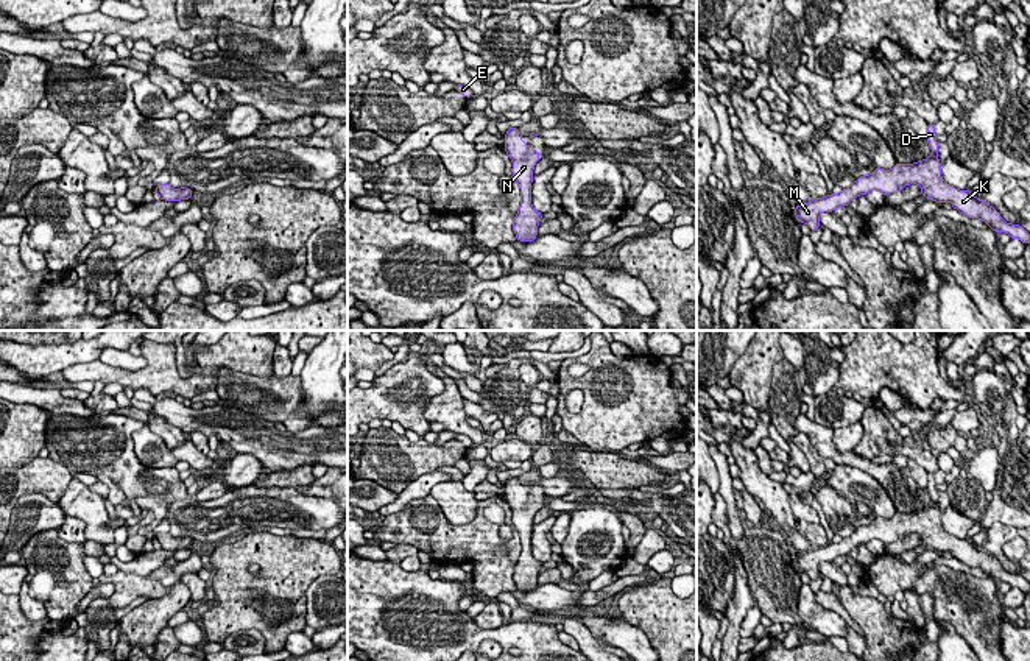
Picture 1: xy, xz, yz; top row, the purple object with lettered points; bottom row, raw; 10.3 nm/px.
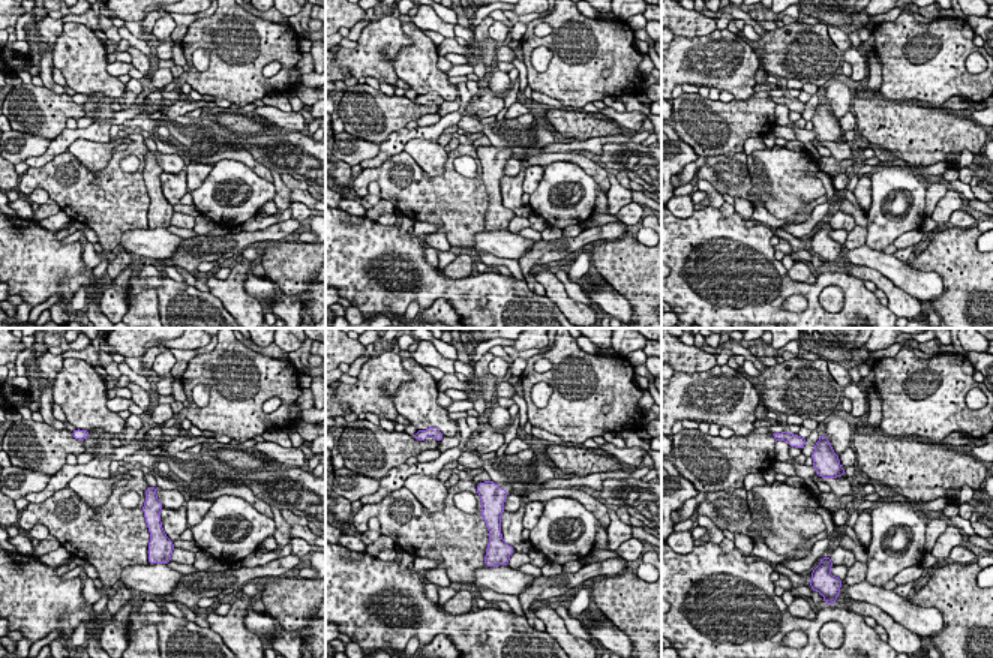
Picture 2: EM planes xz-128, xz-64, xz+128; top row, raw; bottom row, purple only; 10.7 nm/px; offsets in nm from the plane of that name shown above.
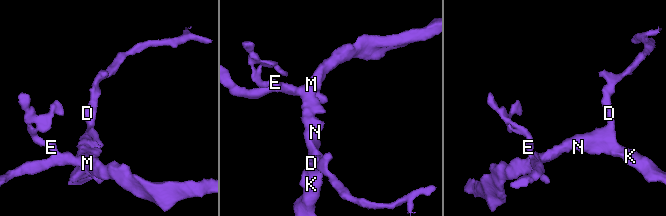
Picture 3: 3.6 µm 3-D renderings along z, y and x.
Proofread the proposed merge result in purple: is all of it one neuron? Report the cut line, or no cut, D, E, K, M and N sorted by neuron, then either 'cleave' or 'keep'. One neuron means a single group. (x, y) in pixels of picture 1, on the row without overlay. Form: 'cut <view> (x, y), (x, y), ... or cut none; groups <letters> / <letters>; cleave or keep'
cut none; groups D E K M N; keep

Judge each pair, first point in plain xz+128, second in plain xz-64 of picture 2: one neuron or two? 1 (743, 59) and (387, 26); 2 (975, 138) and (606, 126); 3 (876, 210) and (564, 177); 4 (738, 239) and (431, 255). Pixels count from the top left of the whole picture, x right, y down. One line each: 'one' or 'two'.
1: one
2: one
3: one
4: two

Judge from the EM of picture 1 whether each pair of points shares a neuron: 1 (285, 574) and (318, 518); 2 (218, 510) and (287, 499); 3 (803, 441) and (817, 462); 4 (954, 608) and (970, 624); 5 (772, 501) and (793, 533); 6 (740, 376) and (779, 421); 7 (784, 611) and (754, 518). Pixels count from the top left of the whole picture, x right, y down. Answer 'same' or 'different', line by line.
1: different
2: same
3: same
4: same
5: same
6: different
7: different

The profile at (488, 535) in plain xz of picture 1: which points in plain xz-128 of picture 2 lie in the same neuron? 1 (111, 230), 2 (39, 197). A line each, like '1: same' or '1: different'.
1: same
2: different

